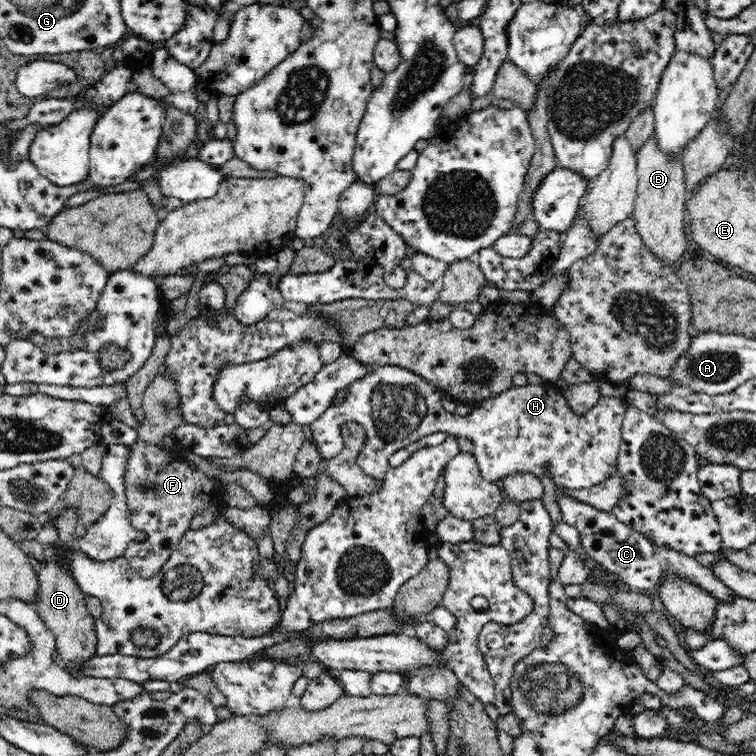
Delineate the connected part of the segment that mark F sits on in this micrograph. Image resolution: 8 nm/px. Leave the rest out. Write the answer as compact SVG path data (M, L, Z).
M136 440L134 444L128 446L128 449L130 449L130 458L124 470L124 493L126 493L126 505L128 505L128 518L132 527L138 531L139 537L129 543L123 556L140 577L152 579L168 562L183 534L191 529L191 520L204 507L214 488L220 484L208 478L204 471L190 467L179 457L178 451L168 452L158 444L148 444L141 440Z

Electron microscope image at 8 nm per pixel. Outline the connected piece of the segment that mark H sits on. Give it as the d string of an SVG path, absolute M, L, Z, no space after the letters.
M378 365L376 369L348 386L348 396L342 402L333 402L307 428L312 440L323 460L338 456L344 448L341 426L344 423L358 423L364 427L366 442L357 456L357 465L368 476L383 480L389 469L389 456L397 450L434 433L454 435L456 438L466 437L471 440L473 447L470 452L475 456L481 477L488 482L500 483L510 474L535 474L542 478L544 472L550 474L554 484L565 488L580 490L597 485L616 472L618 452L623 441L621 430L625 418L626 407L620 397L601 396L598 402L584 414L576 414L568 405L560 391L556 391L553 383L540 383L524 386L512 385L508 390L479 401L465 417L450 414L440 405L440 390L434 383L423 379L419 374L394 365Z

